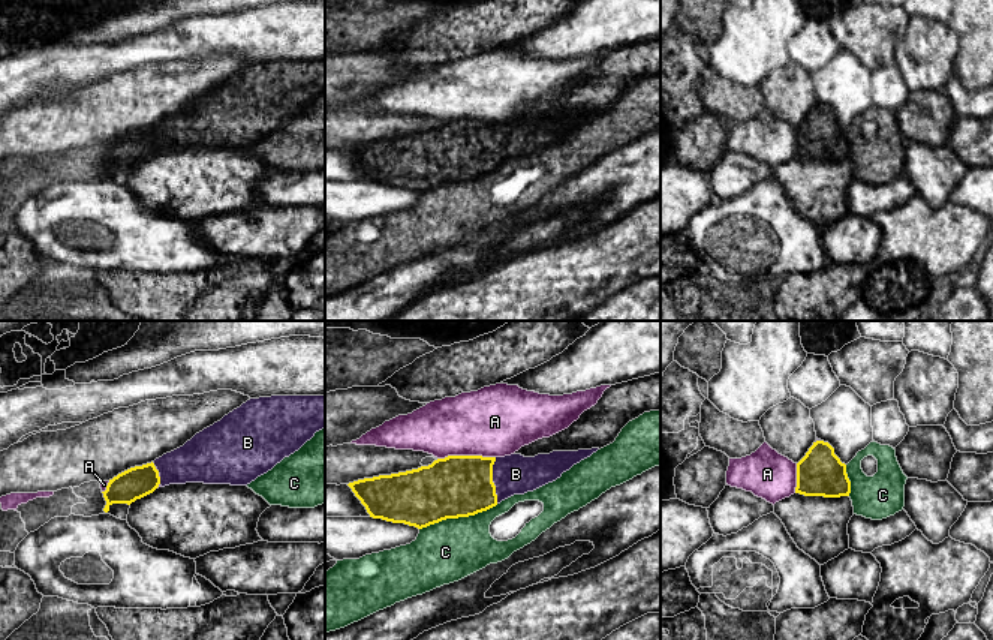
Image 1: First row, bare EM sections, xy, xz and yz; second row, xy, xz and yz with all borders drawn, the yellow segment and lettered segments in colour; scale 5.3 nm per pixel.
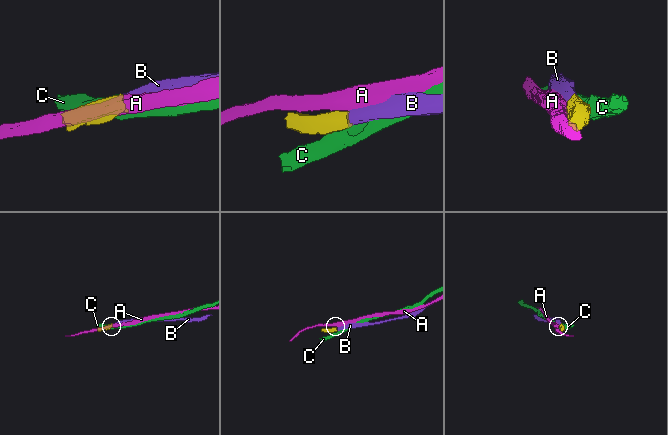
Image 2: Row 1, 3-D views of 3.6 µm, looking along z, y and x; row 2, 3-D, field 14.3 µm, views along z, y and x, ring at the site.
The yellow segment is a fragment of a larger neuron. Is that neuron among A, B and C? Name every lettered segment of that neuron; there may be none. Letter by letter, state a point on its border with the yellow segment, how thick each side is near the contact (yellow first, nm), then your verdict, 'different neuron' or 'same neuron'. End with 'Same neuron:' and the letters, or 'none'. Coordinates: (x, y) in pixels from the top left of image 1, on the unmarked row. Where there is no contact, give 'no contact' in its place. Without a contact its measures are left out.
A: xz (466, 120) | 340/380 nm | different neuron
B: xz (492, 144) | 340/220 nm | same neuron
C: xz (459, 180) | 340/320 nm | different neuron
Same neuron: B

